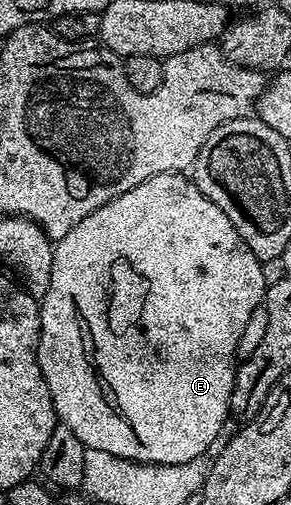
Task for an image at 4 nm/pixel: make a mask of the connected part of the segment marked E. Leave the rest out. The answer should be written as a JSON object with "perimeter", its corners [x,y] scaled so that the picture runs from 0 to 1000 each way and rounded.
{"perimeter":[[[622,341],[519,349],[519,356],[491,356],[491,364],[450,372],[450,380],[423,380],[423,388],[395,388],[395,396],[354,404],[354,412],[326,412],[326,420],[313,420],[313,428],[285,428],[285,436],[271,436],[271,444],[258,444],[258,451],[244,451],[244,459],[230,459],[230,467],[192,473],[182,489],[182,521],[175,523],[175,564],[162,570],[162,586],[148,586],[134,594],[141,663],[134,665],[127,711],[134,713],[134,729],[148,737],[148,752],[162,752],[162,768],[175,776],[175,792],[189,800],[199,838],[244,848],[244,855],[258,855],[258,863],[271,863],[271,871],[296,887],[337,891],[340,895],[381,895],[381,903],[409,903],[454,915],[502,915],[505,919],[557,923],[560,919],[636,919],[694,905],[708,897],[701,891],[756,863],[759,850],[773,844],[773,826],[790,826],[794,820],[787,788],[801,780],[801,762],[814,750],[814,729],[821,723],[814,683],[825,681],[828,667],[842,661],[842,644],[866,634],[869,620],[880,614],[887,620],[890,608],[911,594],[918,549],[911,550],[907,539],[897,537],[897,527],[904,527],[900,513],[876,509],[863,499],[863,491],[849,491],[849,483],[828,473],[821,459],[808,459],[794,436],[780,436],[780,428],[766,428],[766,420],[753,412],[739,412],[739,404],[725,404],[725,396],[711,396],[711,388],[698,388],[698,380],[684,380],[674,364]]]}

